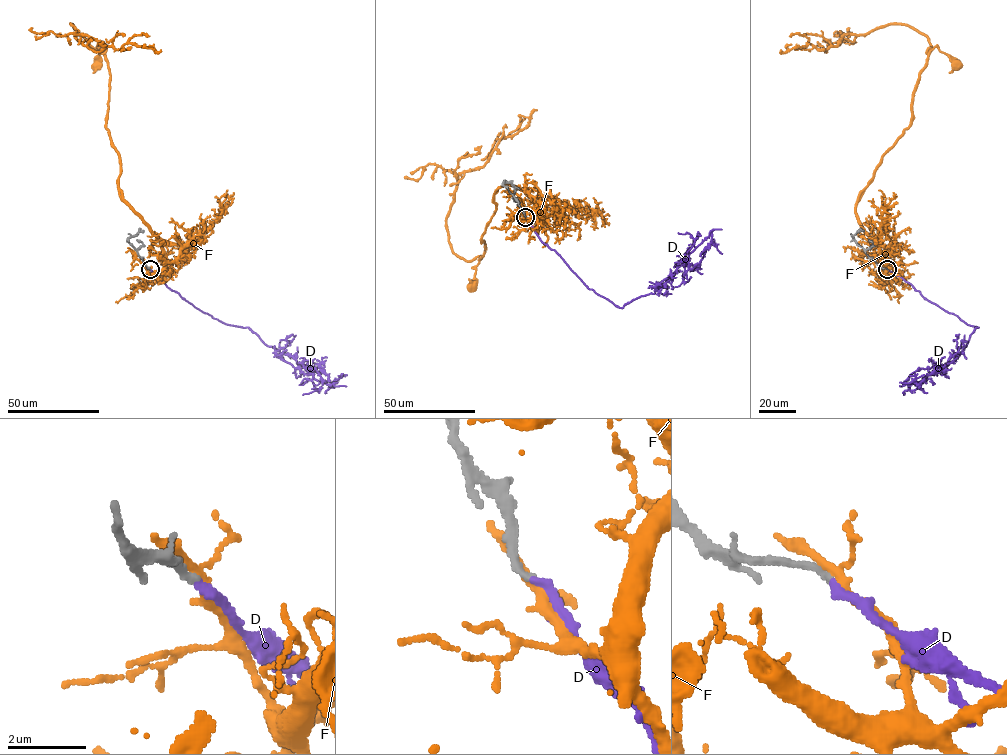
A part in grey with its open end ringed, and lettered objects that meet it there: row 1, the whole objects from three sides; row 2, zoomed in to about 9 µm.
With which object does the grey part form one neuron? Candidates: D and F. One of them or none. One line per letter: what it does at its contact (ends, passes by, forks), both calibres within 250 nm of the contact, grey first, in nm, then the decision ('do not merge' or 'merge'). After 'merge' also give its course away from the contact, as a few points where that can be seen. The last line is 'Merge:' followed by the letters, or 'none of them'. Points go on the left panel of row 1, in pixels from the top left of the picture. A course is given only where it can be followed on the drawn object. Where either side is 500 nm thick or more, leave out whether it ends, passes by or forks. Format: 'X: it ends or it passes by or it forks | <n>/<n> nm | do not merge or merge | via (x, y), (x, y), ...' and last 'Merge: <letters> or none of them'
D: it ends | 200/240 nm | merge | via (150, 269), (204, 313), (249, 327), (296, 369), (336, 383), (323, 370), (318, 373)
F: it forks | 220/180 nm | do not merge
Merge: D

